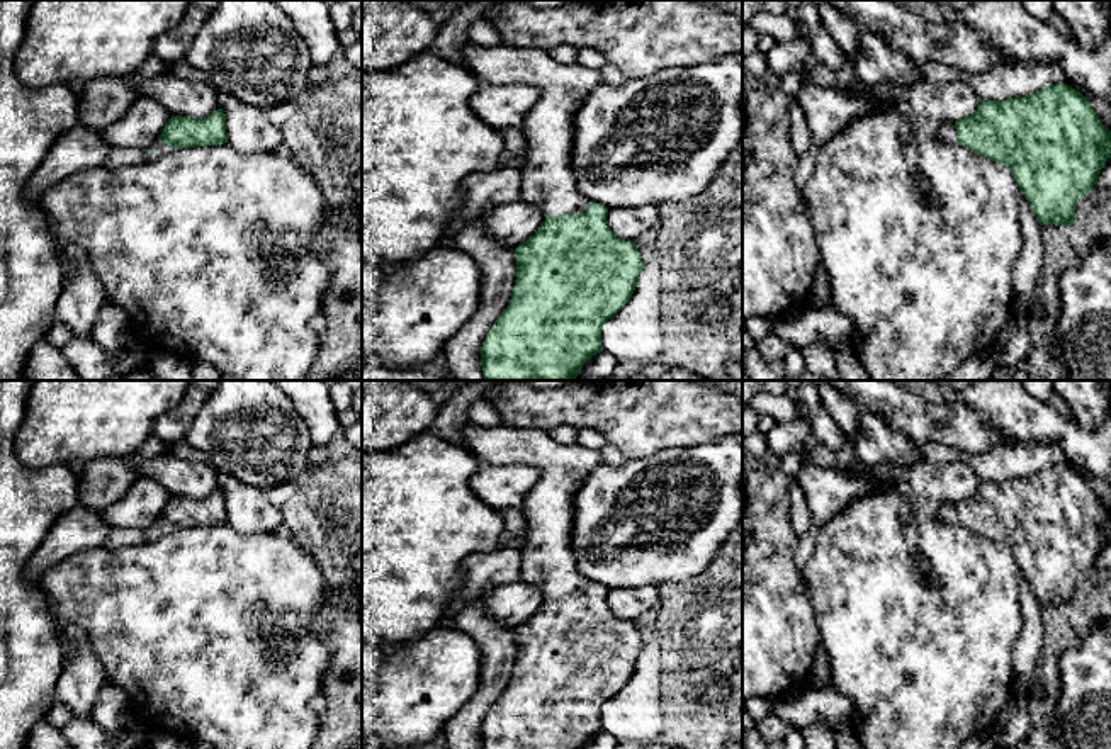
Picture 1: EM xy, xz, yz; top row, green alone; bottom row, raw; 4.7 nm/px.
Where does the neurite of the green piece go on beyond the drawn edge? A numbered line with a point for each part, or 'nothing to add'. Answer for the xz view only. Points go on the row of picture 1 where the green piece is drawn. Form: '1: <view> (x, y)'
1: xz (547, 180)

